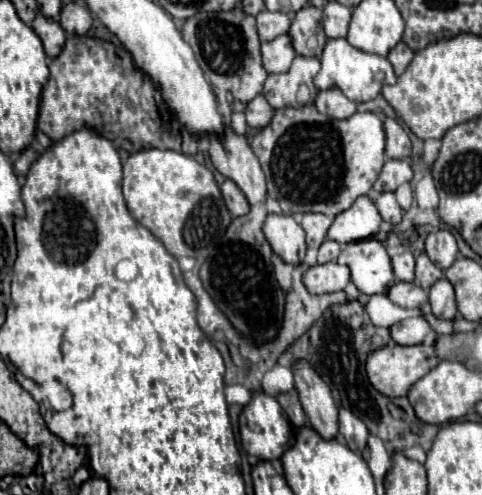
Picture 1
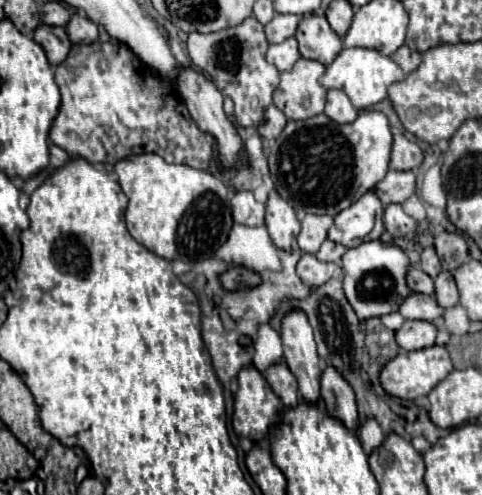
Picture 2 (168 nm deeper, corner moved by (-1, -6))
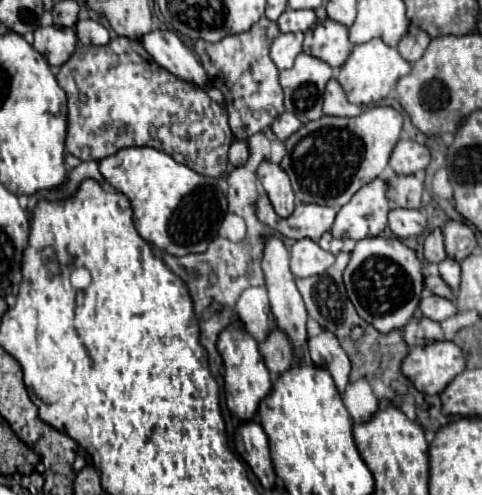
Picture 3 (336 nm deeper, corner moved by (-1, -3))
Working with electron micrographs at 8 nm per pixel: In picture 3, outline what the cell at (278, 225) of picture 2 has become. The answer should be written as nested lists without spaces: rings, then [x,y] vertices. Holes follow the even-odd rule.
[[[267,161],[267,163],[261,163],[257,175],[277,215],[281,219],[287,219],[295,207],[295,195],[289,185],[287,173],[279,165],[273,165]]]

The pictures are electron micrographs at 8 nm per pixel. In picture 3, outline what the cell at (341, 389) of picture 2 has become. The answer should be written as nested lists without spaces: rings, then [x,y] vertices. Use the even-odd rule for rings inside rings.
[[[321,331],[321,335],[309,337],[307,349],[309,349],[311,361],[317,367],[325,367],[331,373],[339,393],[343,393],[345,387],[349,385],[351,363],[349,363],[349,357],[343,353],[337,337],[329,331]]]

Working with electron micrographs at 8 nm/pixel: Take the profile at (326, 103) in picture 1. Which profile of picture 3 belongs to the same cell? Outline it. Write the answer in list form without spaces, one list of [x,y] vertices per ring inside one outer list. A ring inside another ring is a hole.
[[[331,79],[325,89],[325,103],[323,103],[323,115],[337,115],[337,117],[357,117],[363,109],[359,105],[353,105],[347,101],[341,85]]]

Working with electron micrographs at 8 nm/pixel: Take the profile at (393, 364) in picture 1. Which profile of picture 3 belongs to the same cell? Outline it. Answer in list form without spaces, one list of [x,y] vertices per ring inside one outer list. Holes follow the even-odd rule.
[[[451,341],[413,347],[401,363],[401,373],[425,395],[439,395],[465,369],[463,351]]]

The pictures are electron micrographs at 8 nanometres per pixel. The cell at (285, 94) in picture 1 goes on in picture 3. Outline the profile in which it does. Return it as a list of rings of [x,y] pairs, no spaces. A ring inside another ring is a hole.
[[[307,53],[297,55],[291,69],[281,71],[279,83],[285,93],[285,109],[307,123],[323,115],[323,91],[327,81],[333,77],[333,69]]]

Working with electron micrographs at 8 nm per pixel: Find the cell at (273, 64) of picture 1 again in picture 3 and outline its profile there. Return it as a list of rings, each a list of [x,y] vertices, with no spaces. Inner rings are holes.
[[[281,33],[273,45],[271,45],[271,59],[277,65],[277,69],[289,69],[295,61],[295,57],[303,51],[301,49],[303,43],[303,33]]]

